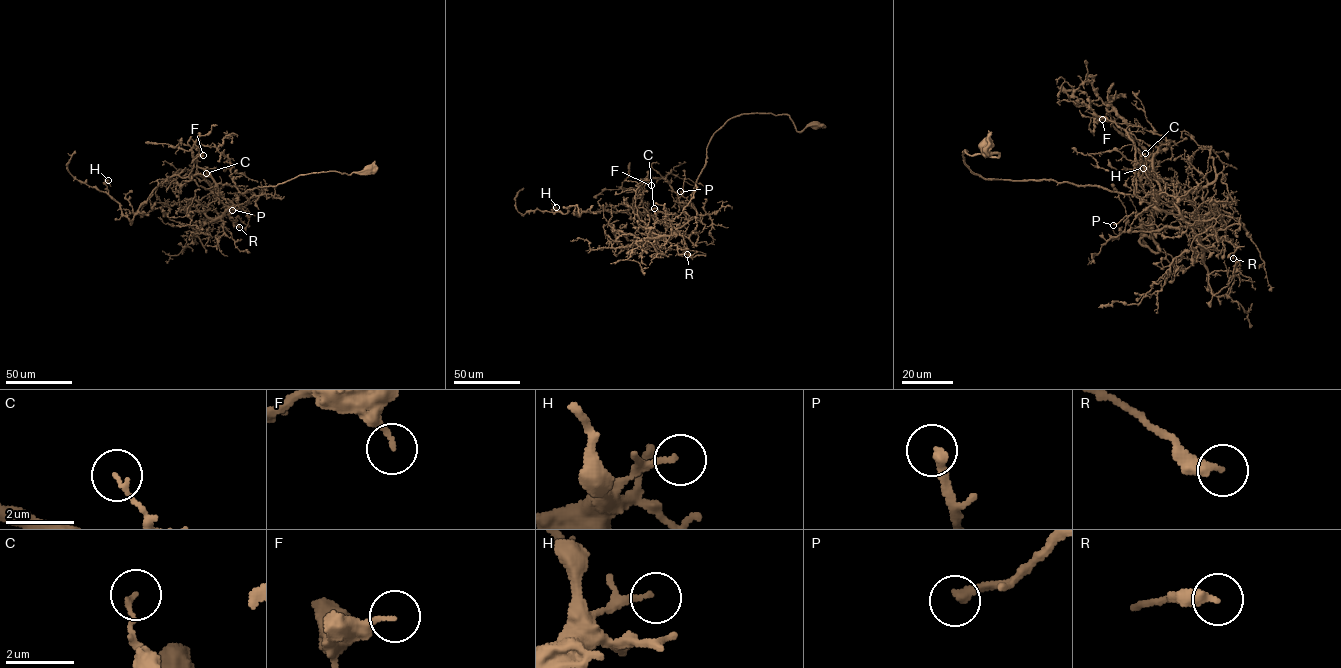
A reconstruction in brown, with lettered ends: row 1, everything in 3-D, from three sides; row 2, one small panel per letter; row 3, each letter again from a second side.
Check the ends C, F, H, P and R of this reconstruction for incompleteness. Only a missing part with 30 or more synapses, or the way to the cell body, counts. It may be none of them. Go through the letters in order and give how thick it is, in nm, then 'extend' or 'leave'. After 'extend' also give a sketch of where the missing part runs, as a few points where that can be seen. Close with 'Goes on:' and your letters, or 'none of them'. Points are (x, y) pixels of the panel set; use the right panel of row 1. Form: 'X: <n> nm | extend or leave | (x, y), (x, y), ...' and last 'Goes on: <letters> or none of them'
C: 110 nm | extend | (1145, 153), (1151, 145), (1136, 132)
F: 180 nm | leave
H: 110 nm | leave
P: 280 nm | extend | (1113, 225), (1109, 228), (1107, 218), (1097, 202), (1096, 196), (1102, 186)
R: 360 nm | leave
Goes on: C, P

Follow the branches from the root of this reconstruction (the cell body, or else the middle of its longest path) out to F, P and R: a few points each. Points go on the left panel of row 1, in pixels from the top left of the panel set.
F: (368, 169), (300, 174), (248, 189), (242, 194), (248, 202), (228, 206), (197, 166), (194, 157), (203, 155)
P: (368, 169), (350, 174), (335, 171), (312, 172), (276, 186), (258, 186), (242, 194), (247, 200), (232, 210)
R: (368, 169), (300, 174), (248, 189), (242, 194), (248, 202), (217, 217), (227, 215), (239, 227)

